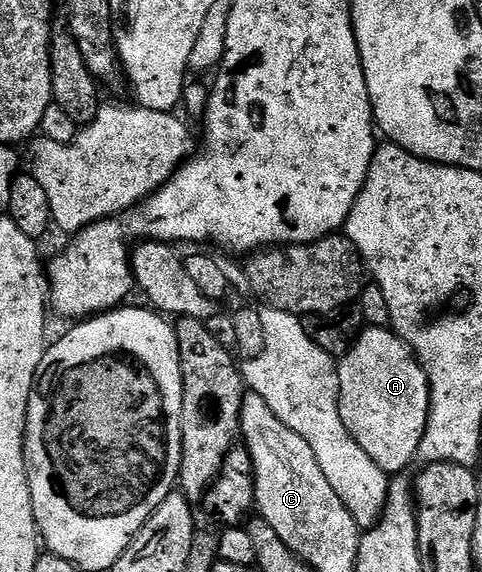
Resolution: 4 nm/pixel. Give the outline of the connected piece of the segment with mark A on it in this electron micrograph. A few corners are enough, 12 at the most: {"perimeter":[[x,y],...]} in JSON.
{"perimeter":[[407,342],[338,360],[345,429],[388,477],[416,462],[431,387]]}

